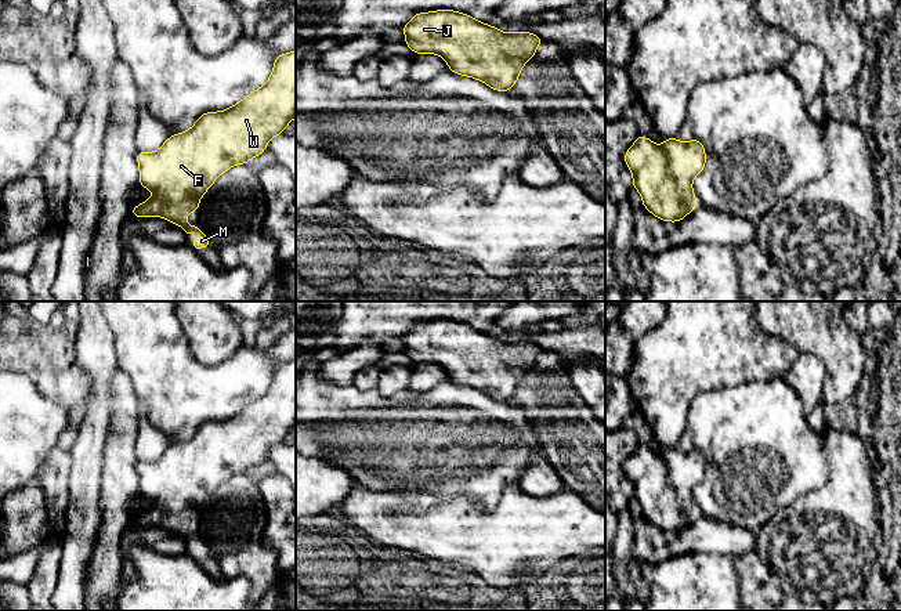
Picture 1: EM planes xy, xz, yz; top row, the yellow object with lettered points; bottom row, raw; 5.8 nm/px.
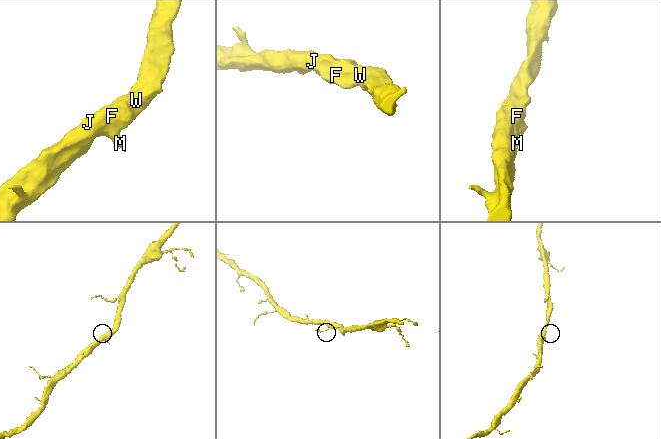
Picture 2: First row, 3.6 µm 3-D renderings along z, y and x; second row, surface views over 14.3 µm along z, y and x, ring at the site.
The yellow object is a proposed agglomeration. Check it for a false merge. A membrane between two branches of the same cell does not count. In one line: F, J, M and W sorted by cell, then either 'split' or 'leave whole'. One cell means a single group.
F J M W | leave whole

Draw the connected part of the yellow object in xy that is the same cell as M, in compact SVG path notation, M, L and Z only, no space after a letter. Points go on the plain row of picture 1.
M296 359L278 365L269 388L238 413L225 420L200 424L189 440L173 444L155 462L137 462L138 495L151 499L152 507L131 517L131 524L137 528L159 525L180 535L185 546L198 543L199 547L191 552L196 561L200 557L209 557L211 550L199 535L188 535L187 525L191 521L199 521L199 510L222 482L261 464L268 451L282 444L294 427Z

